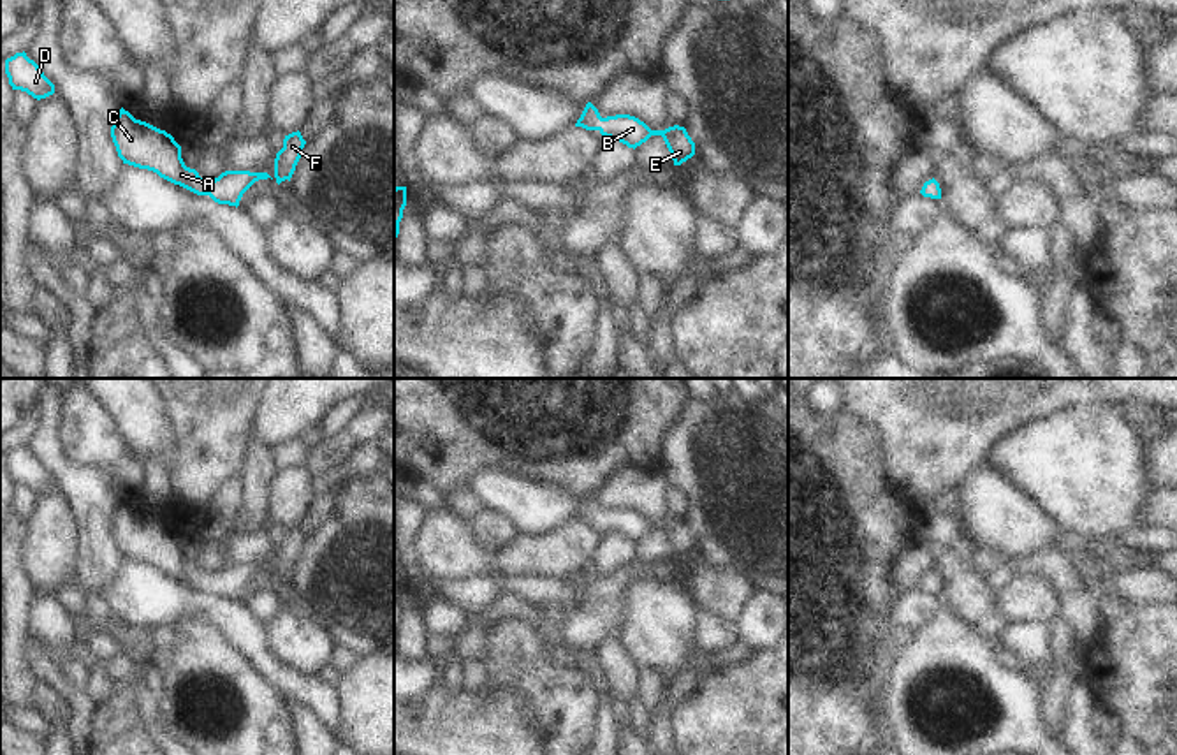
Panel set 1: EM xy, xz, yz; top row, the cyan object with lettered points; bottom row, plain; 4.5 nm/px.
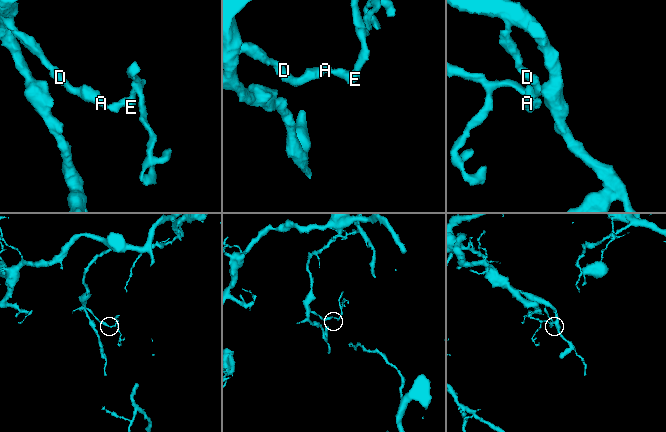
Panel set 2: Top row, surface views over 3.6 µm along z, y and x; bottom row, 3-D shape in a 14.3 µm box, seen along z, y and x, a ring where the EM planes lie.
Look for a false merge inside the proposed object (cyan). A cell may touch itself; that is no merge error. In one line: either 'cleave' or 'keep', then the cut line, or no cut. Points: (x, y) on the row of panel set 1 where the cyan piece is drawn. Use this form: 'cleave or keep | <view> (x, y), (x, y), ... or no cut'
keep | no cut

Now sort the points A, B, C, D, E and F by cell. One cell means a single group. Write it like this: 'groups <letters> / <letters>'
groups A B C D E F

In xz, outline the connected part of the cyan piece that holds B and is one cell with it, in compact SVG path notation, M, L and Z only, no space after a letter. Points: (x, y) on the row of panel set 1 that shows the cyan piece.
M591 102L586 104L575 127L598 130L602 136L616 139L633 150L651 136L662 136L672 155L674 165L681 165L695 155L695 143L684 127L674 125L665 130L651 130L644 121L630 114L602 118Z

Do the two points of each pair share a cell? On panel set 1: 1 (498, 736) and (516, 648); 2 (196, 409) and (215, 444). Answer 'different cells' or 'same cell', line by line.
1: different cells
2: same cell

